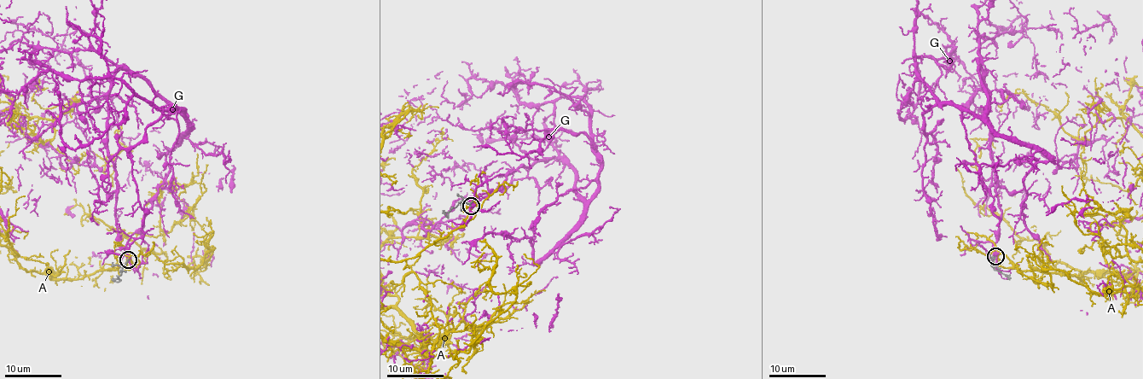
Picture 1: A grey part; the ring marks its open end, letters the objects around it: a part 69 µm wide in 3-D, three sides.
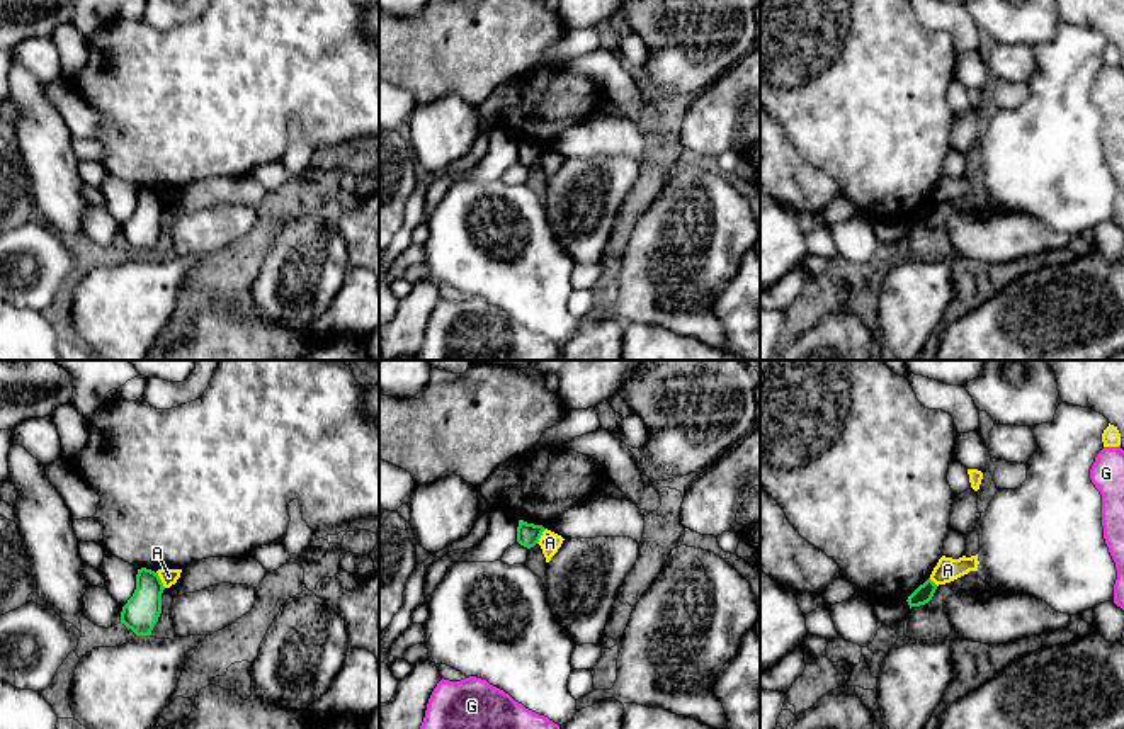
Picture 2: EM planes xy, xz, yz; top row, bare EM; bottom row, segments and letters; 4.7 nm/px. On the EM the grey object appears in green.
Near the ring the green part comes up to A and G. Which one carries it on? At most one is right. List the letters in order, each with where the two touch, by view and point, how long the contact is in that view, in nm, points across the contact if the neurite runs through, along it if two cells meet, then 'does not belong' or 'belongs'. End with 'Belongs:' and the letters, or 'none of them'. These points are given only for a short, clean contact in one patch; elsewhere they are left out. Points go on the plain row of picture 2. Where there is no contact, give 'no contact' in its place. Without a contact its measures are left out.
A: xy (160, 199) | 90 nm | along xy (157, 191), (165, 206) | does not belong
G: no contact | does not belong
Belongs: none of them

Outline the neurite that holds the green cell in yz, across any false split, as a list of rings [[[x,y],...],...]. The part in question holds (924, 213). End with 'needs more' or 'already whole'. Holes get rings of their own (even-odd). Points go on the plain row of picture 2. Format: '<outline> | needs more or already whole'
[[[928,197],[923,204],[920,204],[910,216],[908,216],[908,224],[911,226],[920,226],[925,224],[932,219],[934,212],[937,209],[937,204]]] | already whole

